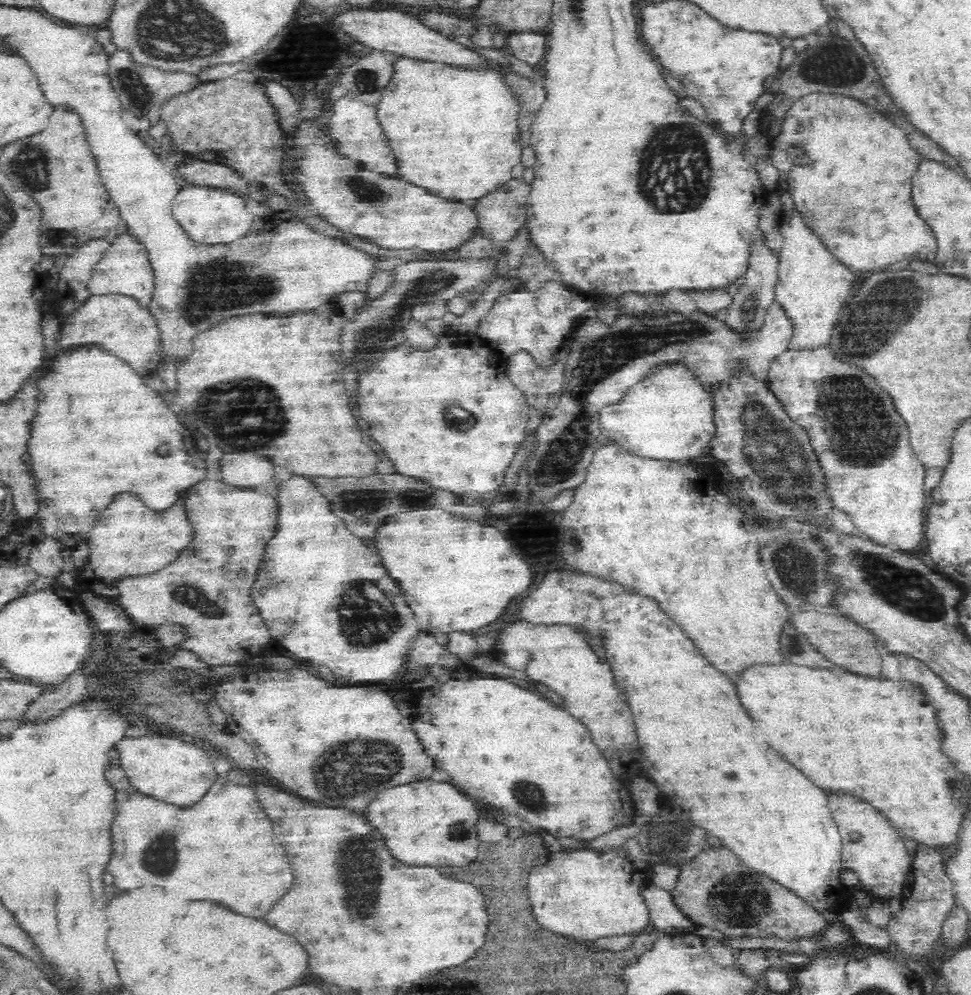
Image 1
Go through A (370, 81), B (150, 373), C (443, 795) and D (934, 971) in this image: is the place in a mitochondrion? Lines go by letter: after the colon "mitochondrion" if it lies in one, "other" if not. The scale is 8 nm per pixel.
A: mitochondrion
B: other
C: other
D: other

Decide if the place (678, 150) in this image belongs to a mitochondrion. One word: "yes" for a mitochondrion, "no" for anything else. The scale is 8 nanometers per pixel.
yes

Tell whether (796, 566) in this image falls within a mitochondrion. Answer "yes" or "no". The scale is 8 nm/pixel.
yes

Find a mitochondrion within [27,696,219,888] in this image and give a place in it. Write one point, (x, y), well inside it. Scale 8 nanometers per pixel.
(163, 856)

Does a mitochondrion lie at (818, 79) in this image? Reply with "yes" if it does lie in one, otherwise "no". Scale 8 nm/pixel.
yes

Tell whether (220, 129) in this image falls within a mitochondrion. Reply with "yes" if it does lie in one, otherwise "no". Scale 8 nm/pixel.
no

